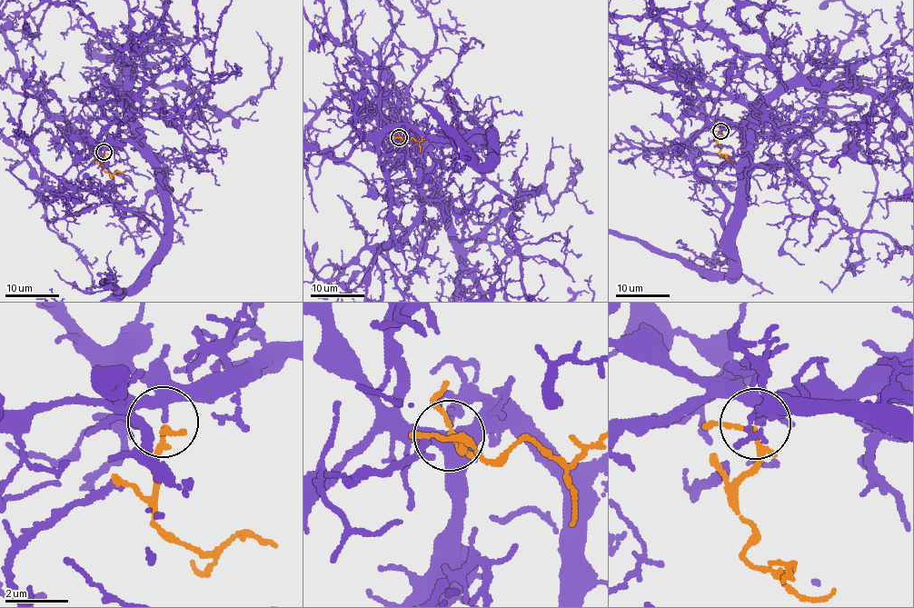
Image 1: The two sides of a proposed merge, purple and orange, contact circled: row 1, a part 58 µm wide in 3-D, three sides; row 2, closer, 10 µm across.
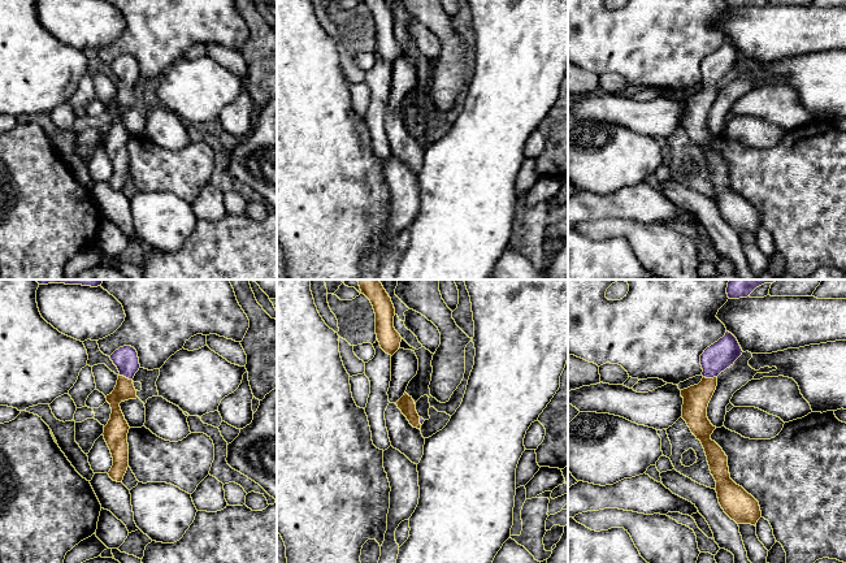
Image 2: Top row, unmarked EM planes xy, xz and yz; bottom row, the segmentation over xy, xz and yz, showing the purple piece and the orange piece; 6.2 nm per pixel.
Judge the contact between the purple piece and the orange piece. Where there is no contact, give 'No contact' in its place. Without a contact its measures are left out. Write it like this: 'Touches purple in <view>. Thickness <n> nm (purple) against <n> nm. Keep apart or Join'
Touches purple in yz. Thickness 170 nm (purple) against 160 nm. Join

